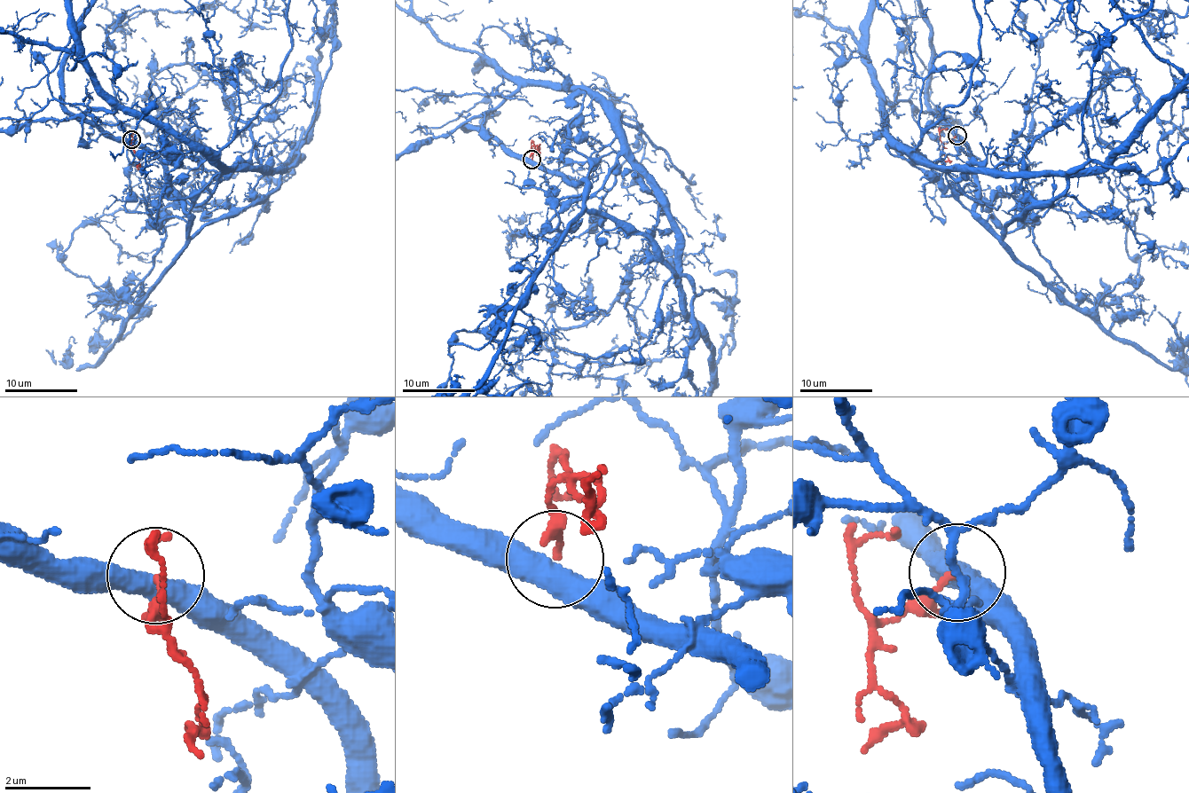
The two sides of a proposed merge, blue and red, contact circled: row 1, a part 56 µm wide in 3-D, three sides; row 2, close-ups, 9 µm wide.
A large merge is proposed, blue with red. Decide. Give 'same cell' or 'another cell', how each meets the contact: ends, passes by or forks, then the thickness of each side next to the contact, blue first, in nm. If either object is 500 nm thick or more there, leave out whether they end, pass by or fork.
another cell; blue passes by; red ends; calibres 480 and 160 nm

